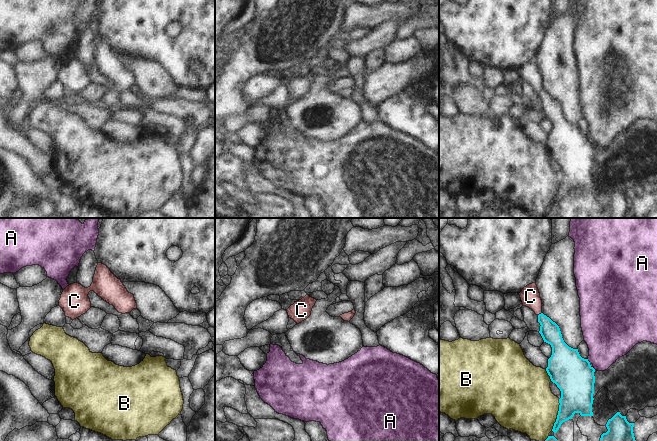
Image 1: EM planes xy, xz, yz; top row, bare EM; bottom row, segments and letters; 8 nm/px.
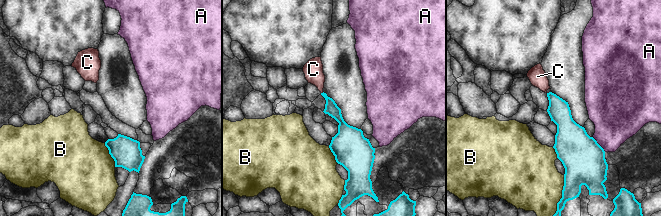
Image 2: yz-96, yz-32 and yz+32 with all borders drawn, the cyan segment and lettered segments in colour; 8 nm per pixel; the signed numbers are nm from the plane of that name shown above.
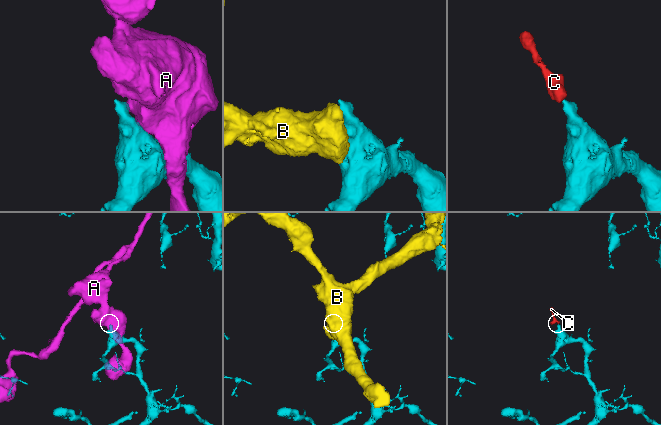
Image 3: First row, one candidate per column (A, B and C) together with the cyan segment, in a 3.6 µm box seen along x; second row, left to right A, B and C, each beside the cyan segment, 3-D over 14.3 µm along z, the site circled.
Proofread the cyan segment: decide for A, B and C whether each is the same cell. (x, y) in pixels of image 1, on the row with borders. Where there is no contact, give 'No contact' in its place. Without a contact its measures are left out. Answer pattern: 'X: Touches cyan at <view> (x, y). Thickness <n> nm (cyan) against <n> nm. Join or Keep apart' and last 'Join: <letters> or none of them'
A: Touches cyan at yz (588, 361). Thickness 320 nm (cyan) against 360 nm. Keep apart
B: Touches cyan at yz (557, 415). Thickness 260 nm (cyan) against 440 nm. Keep apart
C: Touches cyan at yz (539, 314). Thickness 160 nm (cyan) against 160 nm. Join
Join: C

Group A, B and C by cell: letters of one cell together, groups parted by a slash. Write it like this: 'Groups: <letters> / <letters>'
Groups: A / B / C

